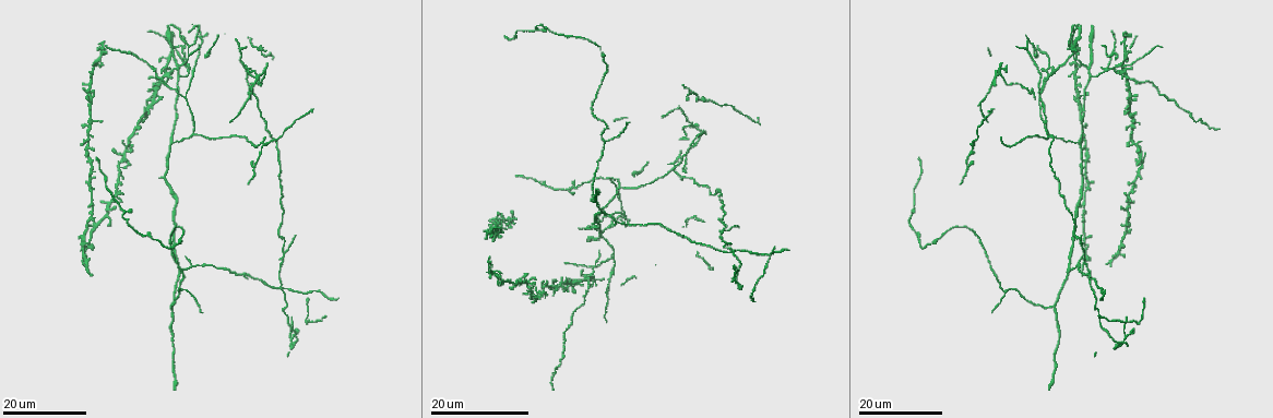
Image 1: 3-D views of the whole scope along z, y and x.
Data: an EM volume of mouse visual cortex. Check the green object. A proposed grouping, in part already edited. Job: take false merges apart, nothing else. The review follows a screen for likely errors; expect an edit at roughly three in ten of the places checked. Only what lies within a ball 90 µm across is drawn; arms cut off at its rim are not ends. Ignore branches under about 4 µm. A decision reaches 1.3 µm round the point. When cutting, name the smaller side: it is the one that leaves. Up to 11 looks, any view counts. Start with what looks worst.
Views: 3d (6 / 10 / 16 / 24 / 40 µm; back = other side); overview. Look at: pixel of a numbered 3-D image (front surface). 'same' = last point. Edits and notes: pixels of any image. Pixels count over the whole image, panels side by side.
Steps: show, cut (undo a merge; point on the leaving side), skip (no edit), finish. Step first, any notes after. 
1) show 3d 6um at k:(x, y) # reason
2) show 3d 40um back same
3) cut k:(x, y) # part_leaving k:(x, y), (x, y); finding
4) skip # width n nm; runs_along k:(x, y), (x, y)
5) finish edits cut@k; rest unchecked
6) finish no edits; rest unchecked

show 3d 24um at 1:(1126, 76)

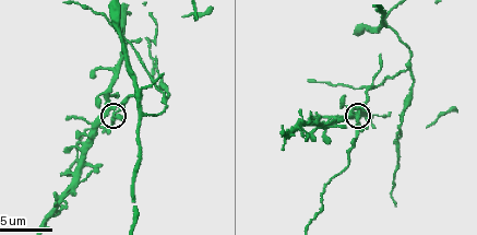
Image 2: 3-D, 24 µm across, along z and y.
show 3d 6um at 2:(109, 113)

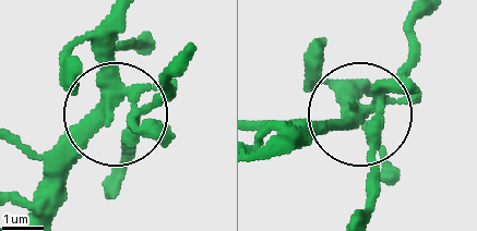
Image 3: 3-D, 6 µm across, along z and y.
cut 3:(408, 49) # width 340 nm; a second cell is stuck on

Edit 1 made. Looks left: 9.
show overview # redraw

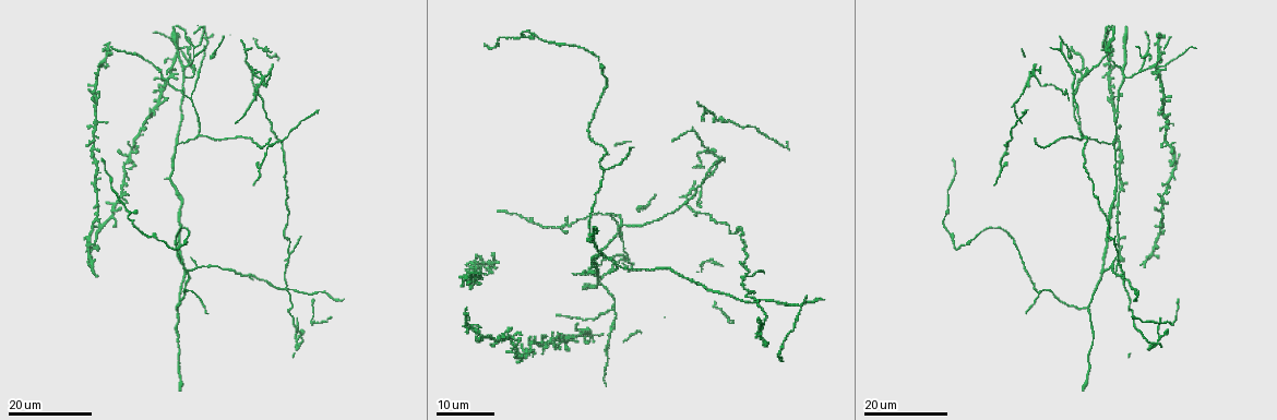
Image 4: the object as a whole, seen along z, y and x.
show 3d 16um at 4:(1115, 144) # side arm on a straight run

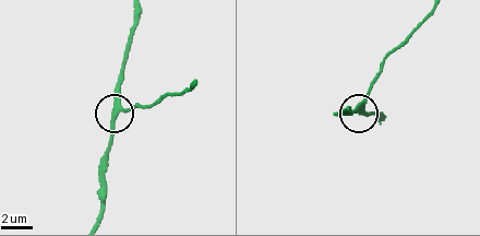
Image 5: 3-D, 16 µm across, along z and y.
show 3d 6um at 5:(116, 110)

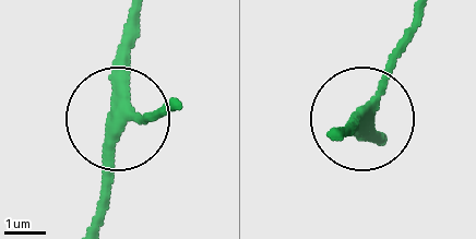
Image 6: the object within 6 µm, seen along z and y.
skip # arms 3; runs_along 6:(177, 106), (159, 117), (125, 112), (121, 54), (131, 23); one cell here

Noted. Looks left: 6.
show 3d 24um at 4:(1104, 270) # branch point

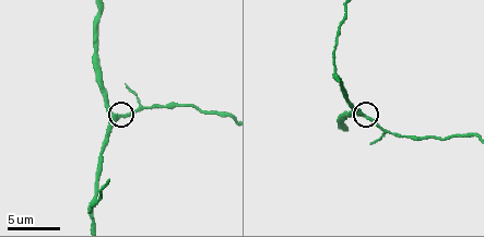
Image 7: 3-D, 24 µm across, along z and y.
show 3d 10um at 7:(118, 116)

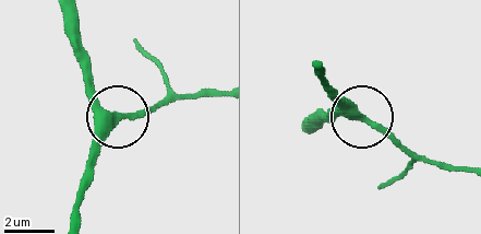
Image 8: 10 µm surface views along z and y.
skip # runs_along 8:(313, 132), (332, 114), (361, 114), (334, 96); continuous, no second cell

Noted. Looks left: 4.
show 3d 24um at 4:(194, 46) # branch point

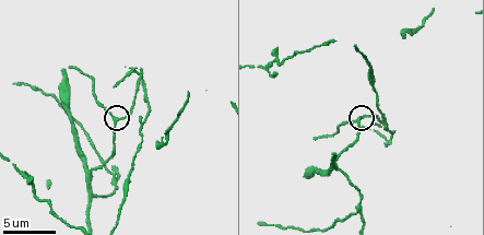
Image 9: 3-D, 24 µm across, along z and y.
show 3d 6um at 9:(116, 119)

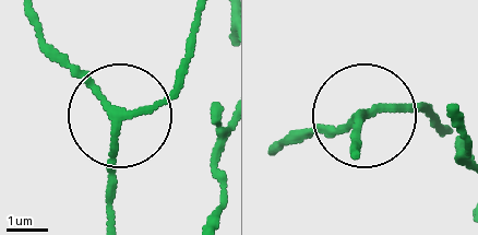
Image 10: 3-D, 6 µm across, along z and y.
show 3d 6um back at 10:(357, 114)

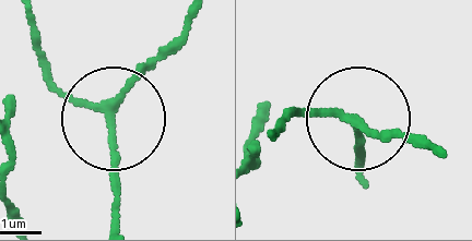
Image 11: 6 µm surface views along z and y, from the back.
skip # arms 3; runs_along 11:(272, 131), (286, 118), (360, 118), (439, 148); one cell here

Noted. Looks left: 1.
finish edits cut@3; rest unchecked

